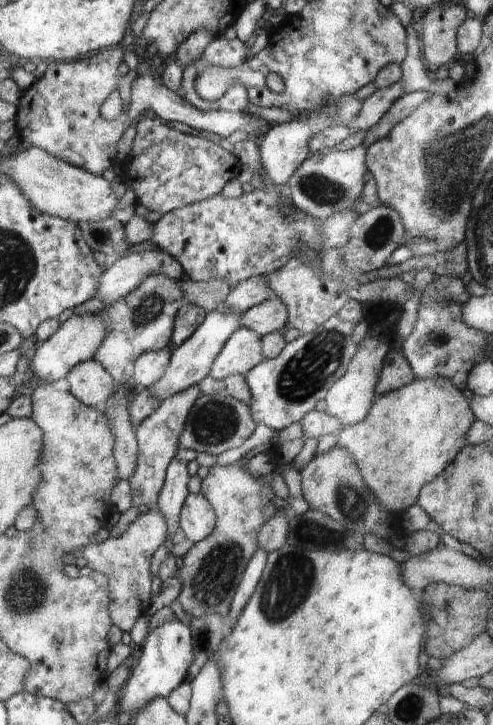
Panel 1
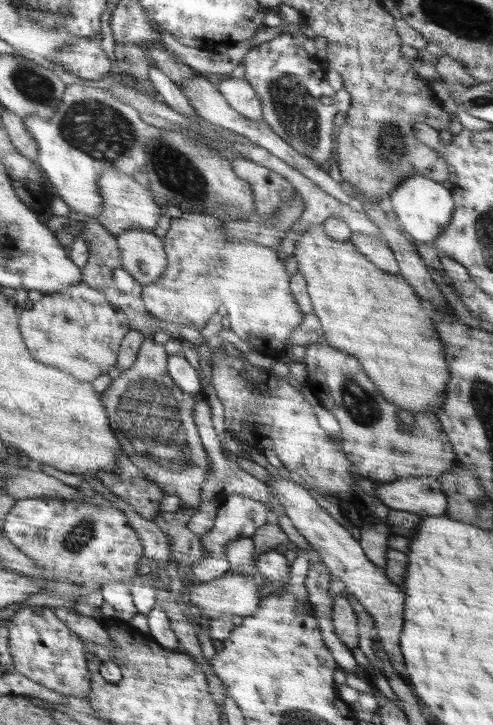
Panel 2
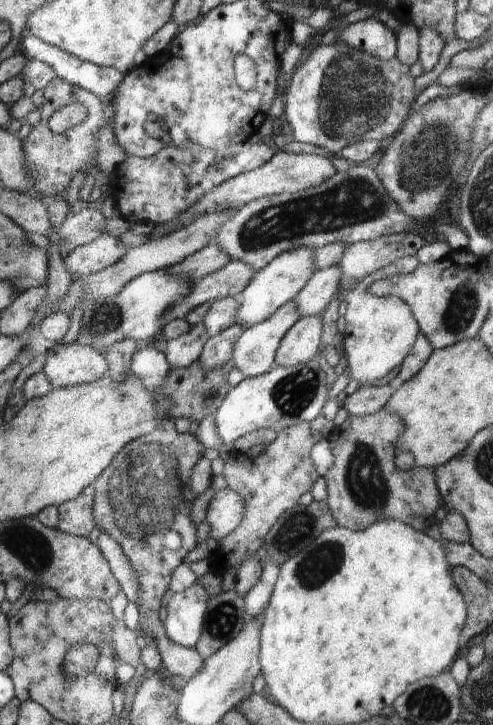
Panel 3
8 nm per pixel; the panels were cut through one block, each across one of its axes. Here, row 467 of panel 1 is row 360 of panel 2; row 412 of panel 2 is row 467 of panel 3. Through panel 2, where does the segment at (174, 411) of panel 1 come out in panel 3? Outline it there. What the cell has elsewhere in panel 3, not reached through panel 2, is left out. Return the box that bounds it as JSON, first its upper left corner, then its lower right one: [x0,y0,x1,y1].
[92,419,204,680]

